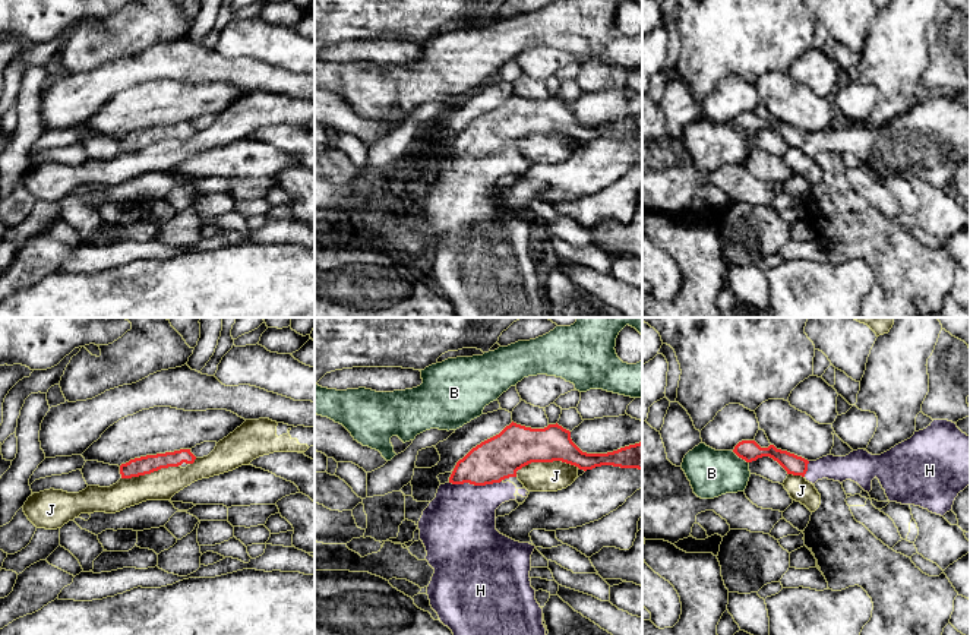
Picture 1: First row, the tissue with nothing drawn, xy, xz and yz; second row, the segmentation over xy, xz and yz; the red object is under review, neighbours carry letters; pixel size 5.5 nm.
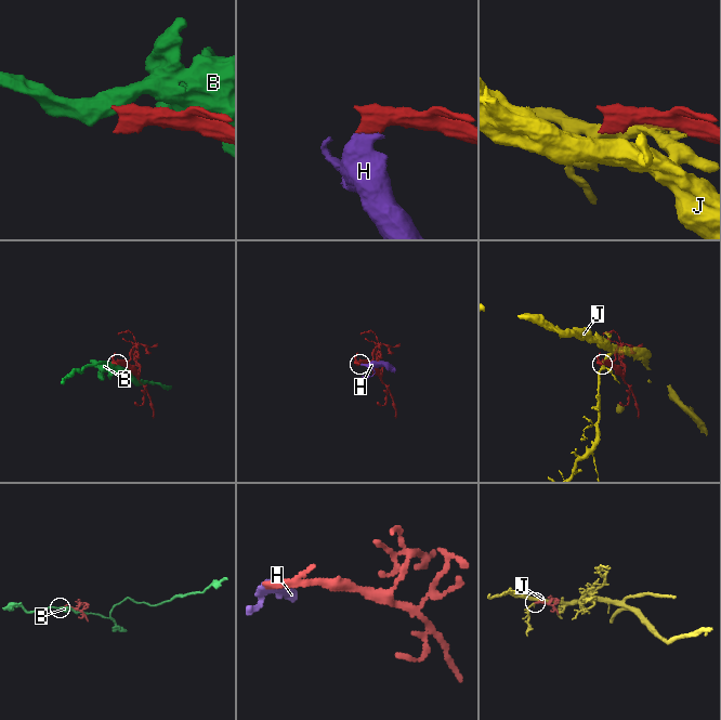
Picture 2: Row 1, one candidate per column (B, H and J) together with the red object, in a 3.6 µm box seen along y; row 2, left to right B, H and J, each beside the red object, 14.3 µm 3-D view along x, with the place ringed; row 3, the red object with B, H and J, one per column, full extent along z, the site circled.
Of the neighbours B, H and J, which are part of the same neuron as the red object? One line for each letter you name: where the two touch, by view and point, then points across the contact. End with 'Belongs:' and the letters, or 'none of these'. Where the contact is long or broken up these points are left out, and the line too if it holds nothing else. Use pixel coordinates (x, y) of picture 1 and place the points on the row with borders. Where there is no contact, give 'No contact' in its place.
H: Touches red at xz (474, 485). Path across: xz (501, 457), (474, 485), (474, 492), (458, 527)
Belongs: H

